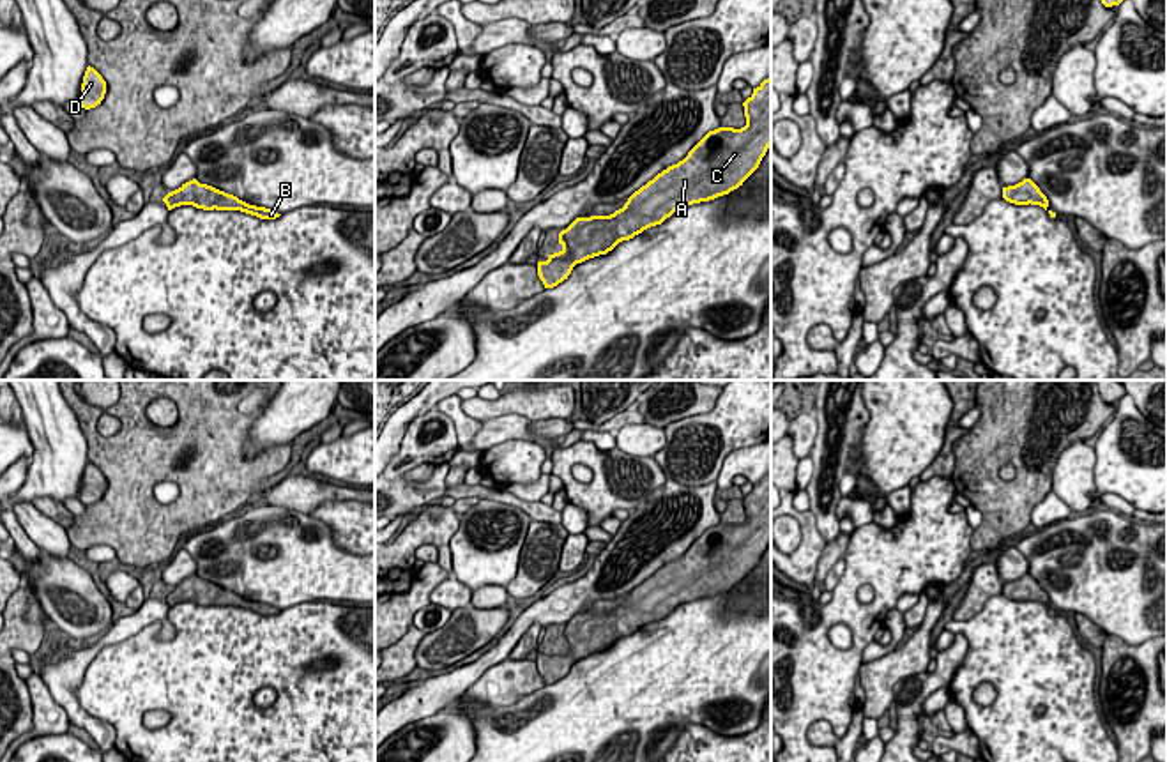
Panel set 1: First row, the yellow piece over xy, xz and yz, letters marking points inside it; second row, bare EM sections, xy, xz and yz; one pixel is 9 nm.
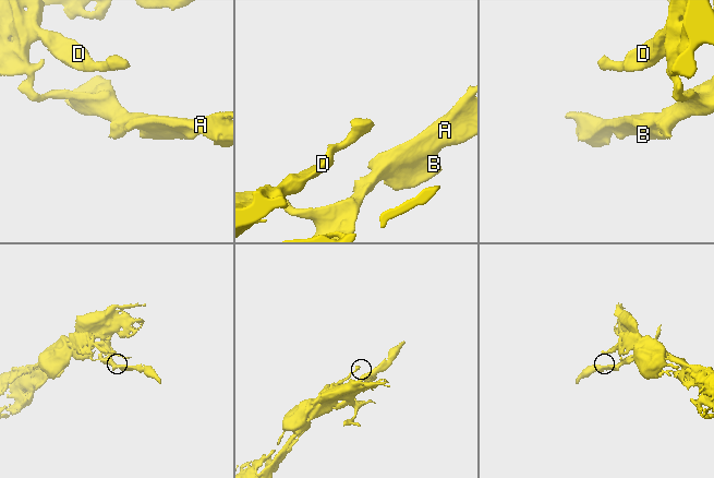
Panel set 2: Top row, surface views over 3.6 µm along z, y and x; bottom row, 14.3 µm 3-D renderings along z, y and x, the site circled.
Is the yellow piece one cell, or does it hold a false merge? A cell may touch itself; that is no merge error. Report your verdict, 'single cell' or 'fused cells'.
single cell

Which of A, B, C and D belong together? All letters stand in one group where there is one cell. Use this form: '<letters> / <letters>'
A B C D

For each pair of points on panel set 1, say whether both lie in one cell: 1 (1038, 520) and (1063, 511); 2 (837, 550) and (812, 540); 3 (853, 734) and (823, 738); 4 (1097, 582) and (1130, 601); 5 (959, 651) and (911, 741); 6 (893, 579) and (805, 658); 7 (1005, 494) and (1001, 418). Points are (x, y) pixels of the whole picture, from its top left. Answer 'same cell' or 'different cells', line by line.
1: same cell
2: different cells
3: same cell
4: same cell
5: same cell
6: same cell
7: same cell

